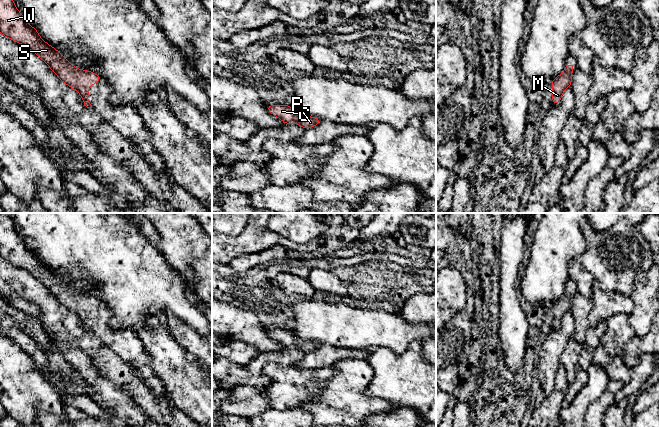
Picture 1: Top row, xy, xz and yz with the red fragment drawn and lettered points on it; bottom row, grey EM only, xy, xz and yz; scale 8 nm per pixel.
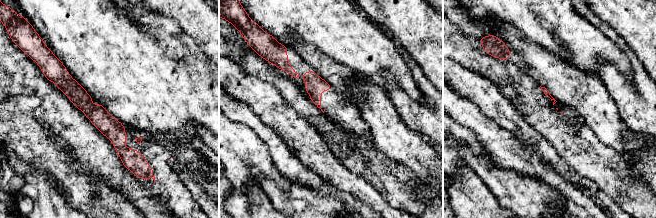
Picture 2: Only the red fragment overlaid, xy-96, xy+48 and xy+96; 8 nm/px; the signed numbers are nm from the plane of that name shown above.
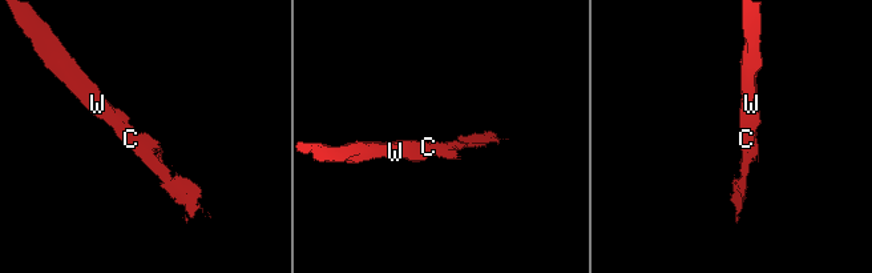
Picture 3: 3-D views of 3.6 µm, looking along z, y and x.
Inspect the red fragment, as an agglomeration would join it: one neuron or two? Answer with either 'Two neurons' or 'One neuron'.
One neuron

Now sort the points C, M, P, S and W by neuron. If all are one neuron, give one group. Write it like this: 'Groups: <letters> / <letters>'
Groups: C M P S W

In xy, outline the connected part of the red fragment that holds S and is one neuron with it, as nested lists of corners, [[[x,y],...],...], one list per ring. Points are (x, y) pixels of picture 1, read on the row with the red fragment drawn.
[[[0,0],[0,33],[32,50],[61,81],[80,93],[87,108],[92,108],[88,101],[90,85],[99,83],[101,77],[94,72],[76,69],[60,52],[42,40],[37,30],[17,10],[13,0]]]

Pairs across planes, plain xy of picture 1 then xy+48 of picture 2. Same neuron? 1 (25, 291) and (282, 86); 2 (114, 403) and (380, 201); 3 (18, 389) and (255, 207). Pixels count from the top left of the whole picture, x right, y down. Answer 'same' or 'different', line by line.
1: same
2: same
3: different

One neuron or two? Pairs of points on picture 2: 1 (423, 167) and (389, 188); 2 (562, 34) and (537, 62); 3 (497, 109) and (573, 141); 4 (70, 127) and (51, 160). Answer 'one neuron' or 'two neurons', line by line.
1: two neurons
2: two neurons
3: two neurons
4: two neurons

